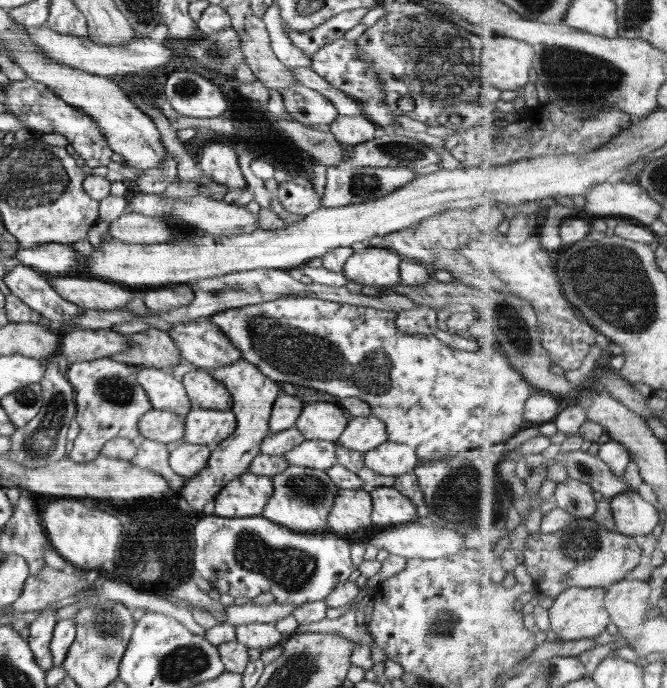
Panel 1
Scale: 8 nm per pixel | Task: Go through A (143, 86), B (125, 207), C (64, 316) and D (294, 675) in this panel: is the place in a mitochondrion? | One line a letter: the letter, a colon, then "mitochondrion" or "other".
A: other
B: other
C: other
D: mitochondrion

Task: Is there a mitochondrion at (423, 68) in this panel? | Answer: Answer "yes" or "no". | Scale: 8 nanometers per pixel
yes

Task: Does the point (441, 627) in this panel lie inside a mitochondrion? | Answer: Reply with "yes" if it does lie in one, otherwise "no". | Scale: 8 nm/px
yes

